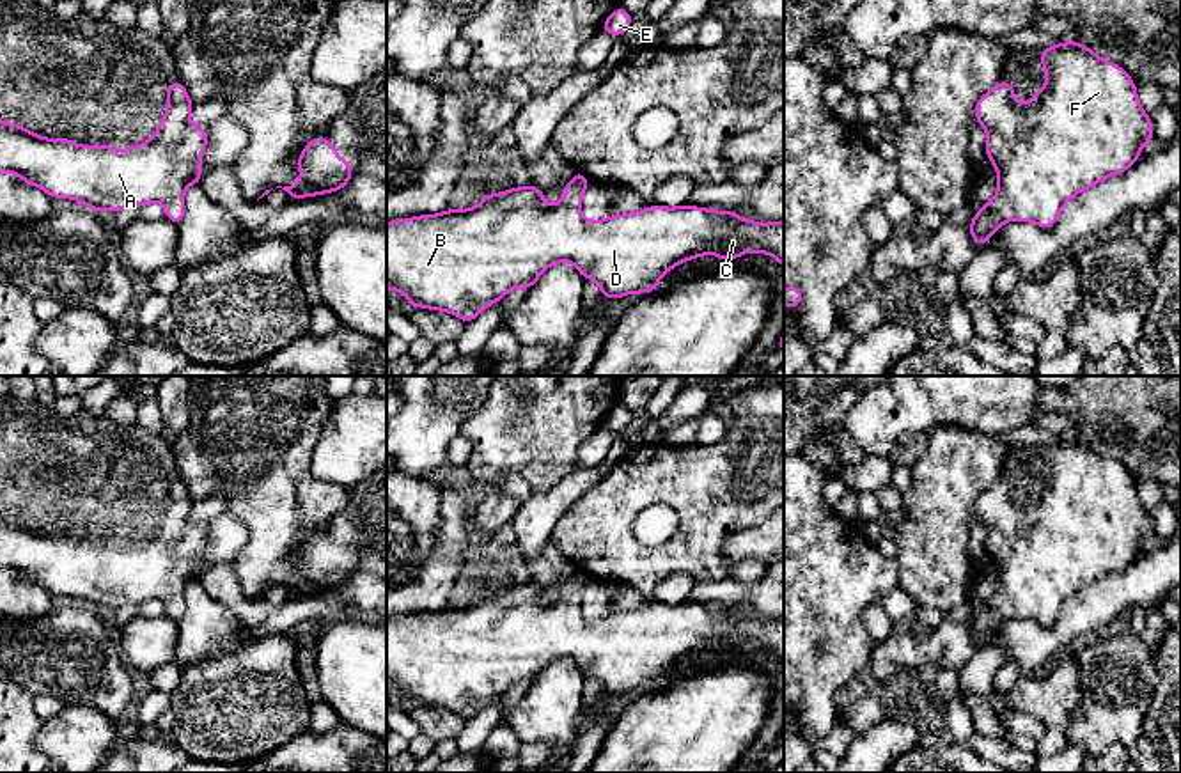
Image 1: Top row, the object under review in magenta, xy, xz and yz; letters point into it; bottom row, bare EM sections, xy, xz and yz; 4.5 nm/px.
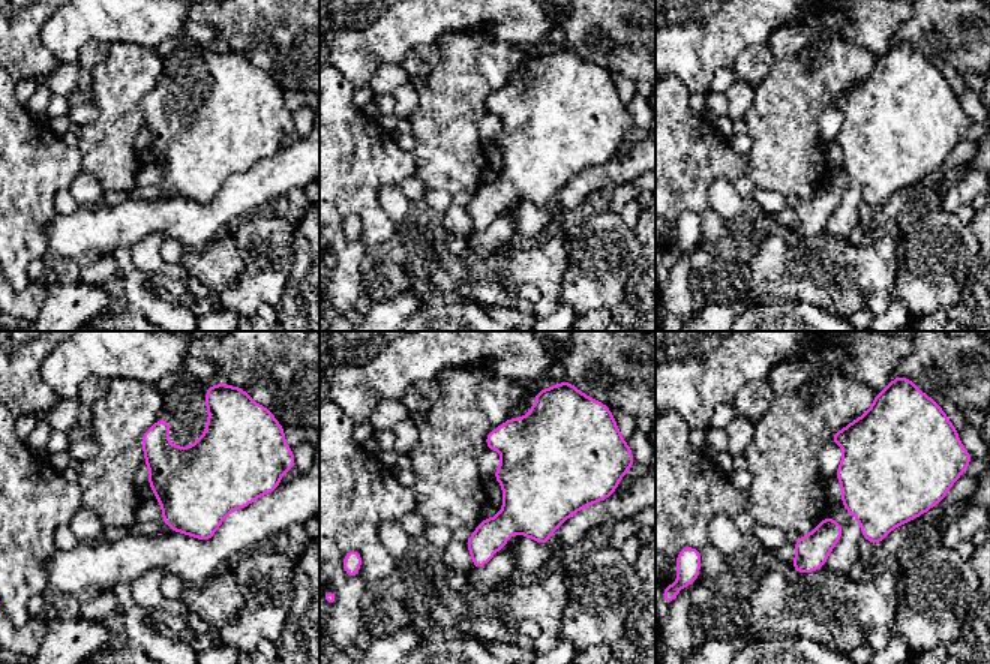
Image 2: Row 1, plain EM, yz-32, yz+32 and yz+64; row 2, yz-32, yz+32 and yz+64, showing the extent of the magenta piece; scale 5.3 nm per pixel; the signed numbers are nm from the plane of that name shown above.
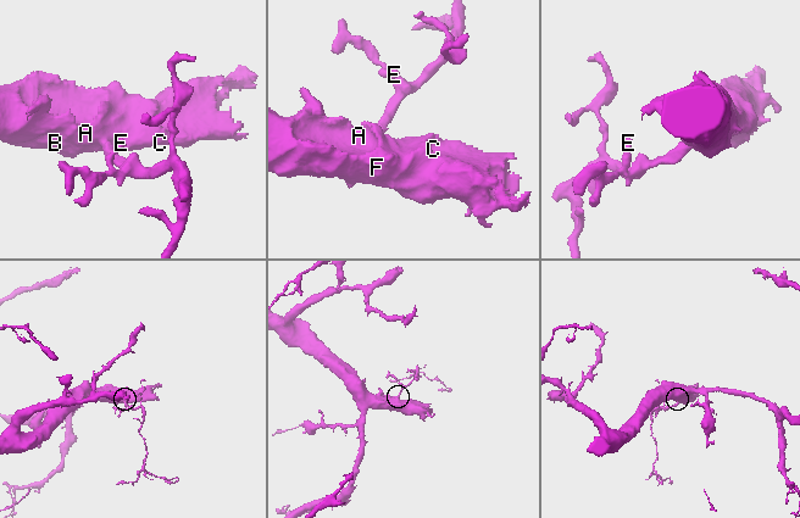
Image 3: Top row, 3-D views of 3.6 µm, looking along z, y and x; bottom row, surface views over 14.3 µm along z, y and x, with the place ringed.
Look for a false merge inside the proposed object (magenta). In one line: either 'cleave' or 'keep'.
keep

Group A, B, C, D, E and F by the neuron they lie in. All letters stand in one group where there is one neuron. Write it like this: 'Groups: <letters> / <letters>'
Groups: A B C D E F

